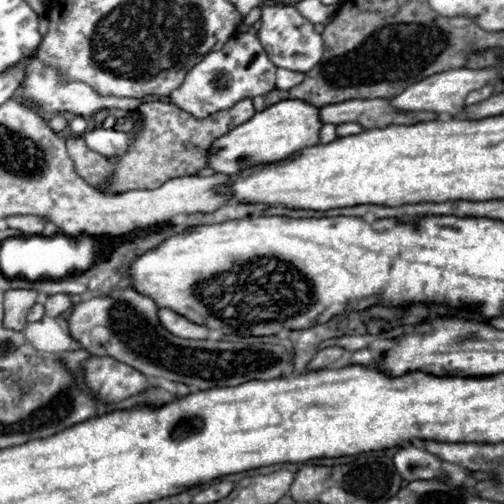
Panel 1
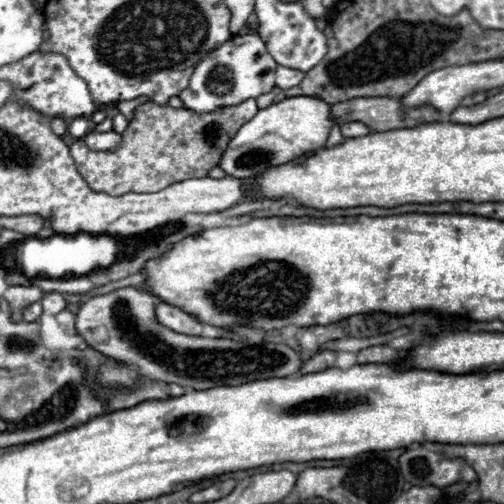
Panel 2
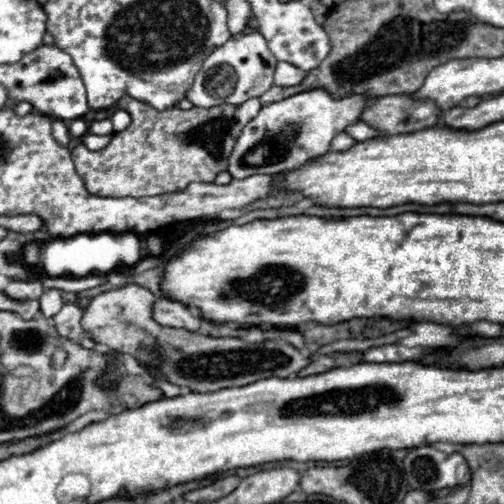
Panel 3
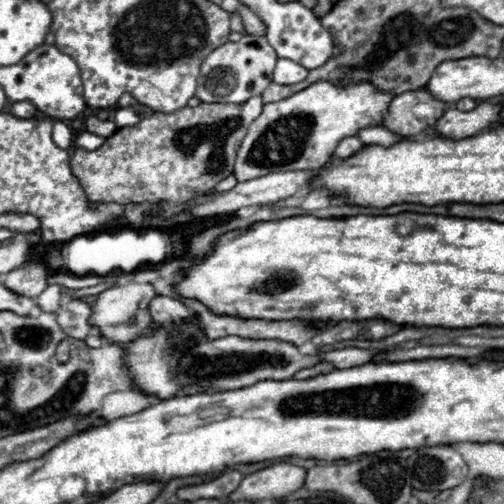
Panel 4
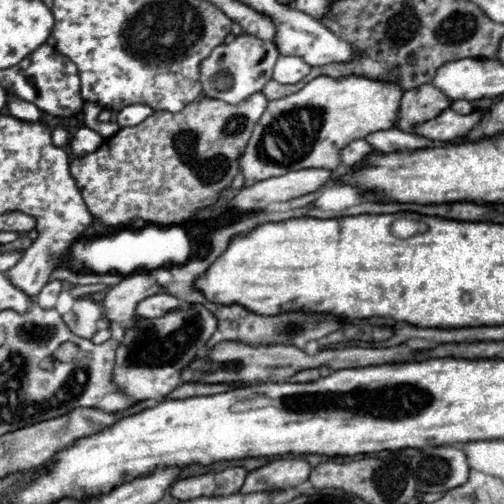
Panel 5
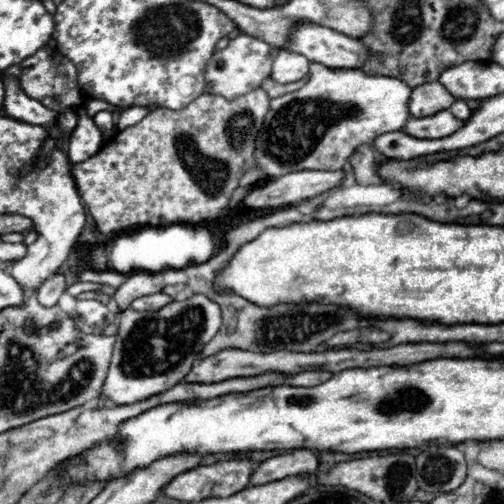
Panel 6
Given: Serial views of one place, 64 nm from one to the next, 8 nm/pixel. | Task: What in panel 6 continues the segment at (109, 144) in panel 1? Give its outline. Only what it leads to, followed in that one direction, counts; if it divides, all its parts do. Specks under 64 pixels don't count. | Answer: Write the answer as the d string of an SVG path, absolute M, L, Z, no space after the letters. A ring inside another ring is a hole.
M80 106L78 110L78 124L70 136L70 162L78 164L88 158L92 158L100 146L102 146L102 134L94 120L88 116L86 106Z

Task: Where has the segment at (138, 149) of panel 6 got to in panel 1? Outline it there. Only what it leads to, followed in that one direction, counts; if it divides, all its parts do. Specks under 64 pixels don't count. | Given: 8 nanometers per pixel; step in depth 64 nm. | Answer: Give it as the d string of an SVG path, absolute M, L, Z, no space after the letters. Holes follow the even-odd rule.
M250 98L240 100L228 110L214 112L206 118L194 118L192 114L180 110L174 104L152 100L138 106L140 114L140 128L132 128L132 140L126 154L108 158L104 154L98 154L90 150L82 136L70 136L66 140L68 154L74 160L76 172L94 188L106 186L110 194L120 194L128 190L152 190L160 188L164 182L180 176L192 176L198 174L198 170L208 166L208 154L212 148L212 142L216 142L220 136L228 134L236 126L248 122L256 110Z

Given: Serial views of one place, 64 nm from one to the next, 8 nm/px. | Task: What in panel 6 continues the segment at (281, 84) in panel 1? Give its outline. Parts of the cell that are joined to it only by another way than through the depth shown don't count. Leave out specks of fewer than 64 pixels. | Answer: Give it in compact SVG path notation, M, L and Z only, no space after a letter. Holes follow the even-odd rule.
M280 48L274 64L272 64L272 78L280 84L290 84L290 82L298 82L308 74L308 60L304 56L300 56L298 52Z

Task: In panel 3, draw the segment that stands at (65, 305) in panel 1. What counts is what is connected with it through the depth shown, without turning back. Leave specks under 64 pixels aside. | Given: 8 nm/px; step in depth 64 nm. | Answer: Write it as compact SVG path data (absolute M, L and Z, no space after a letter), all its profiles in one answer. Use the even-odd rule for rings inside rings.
M50 288L40 296L40 310L46 318L52 318L62 306L64 306L64 302L62 302L60 290L56 290L56 288Z

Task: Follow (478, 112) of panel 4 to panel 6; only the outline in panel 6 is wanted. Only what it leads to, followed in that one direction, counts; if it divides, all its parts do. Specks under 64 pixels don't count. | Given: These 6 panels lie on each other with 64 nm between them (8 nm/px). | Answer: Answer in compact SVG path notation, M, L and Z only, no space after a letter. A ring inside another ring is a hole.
M448 110L436 112L432 116L424 118L410 118L408 124L402 128L402 132L414 136L414 138L444 138L456 132L464 122L456 120Z

